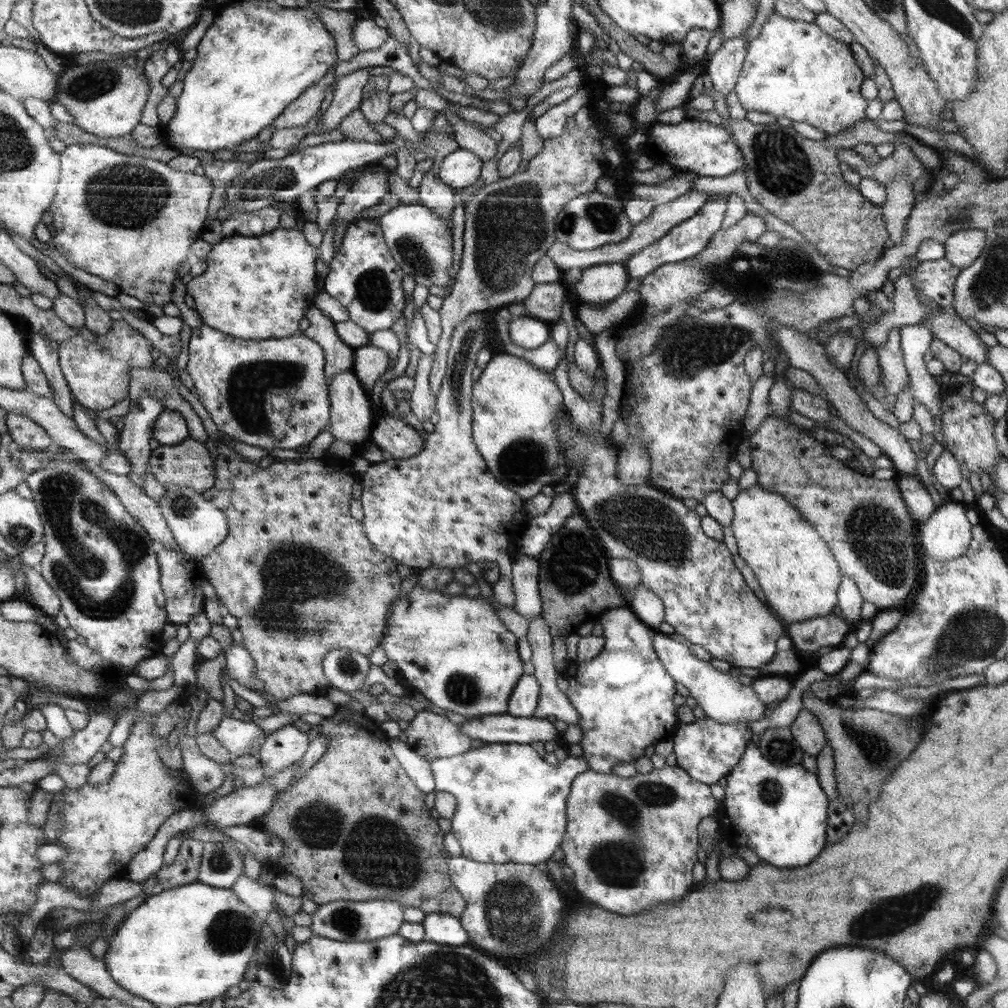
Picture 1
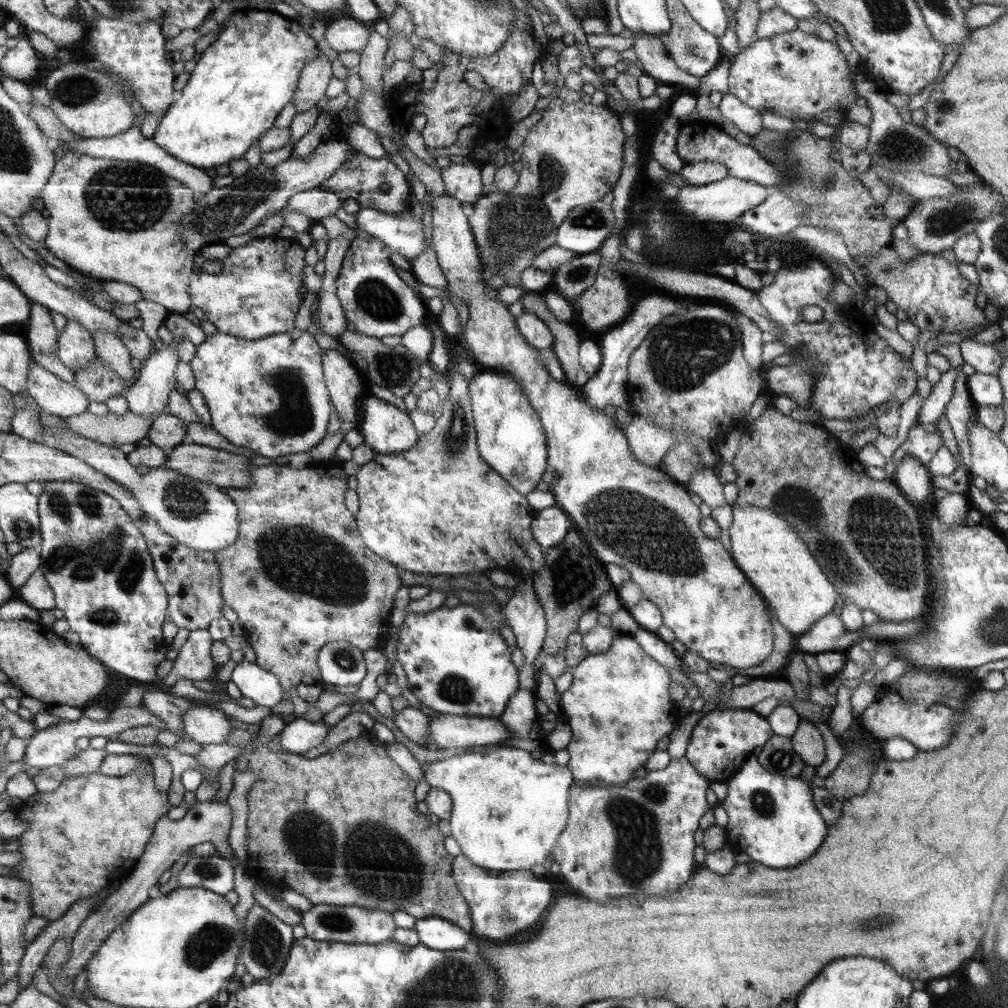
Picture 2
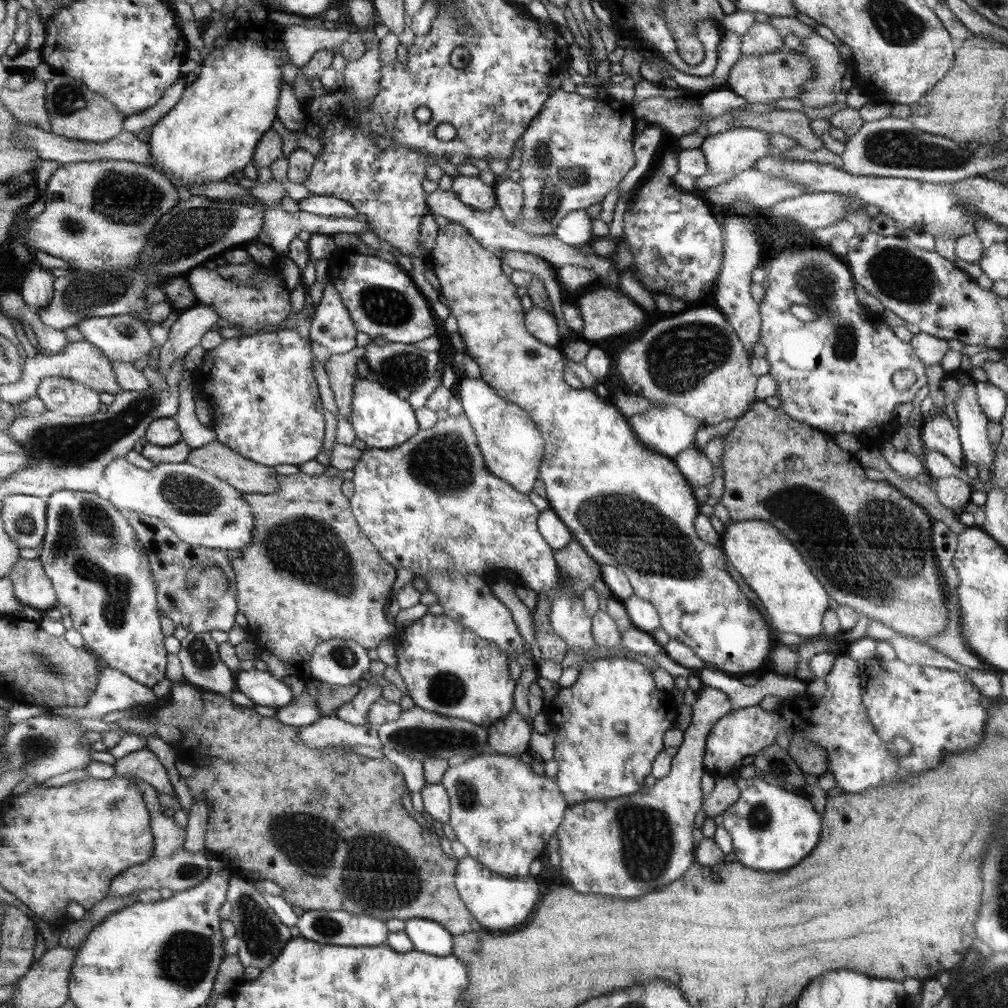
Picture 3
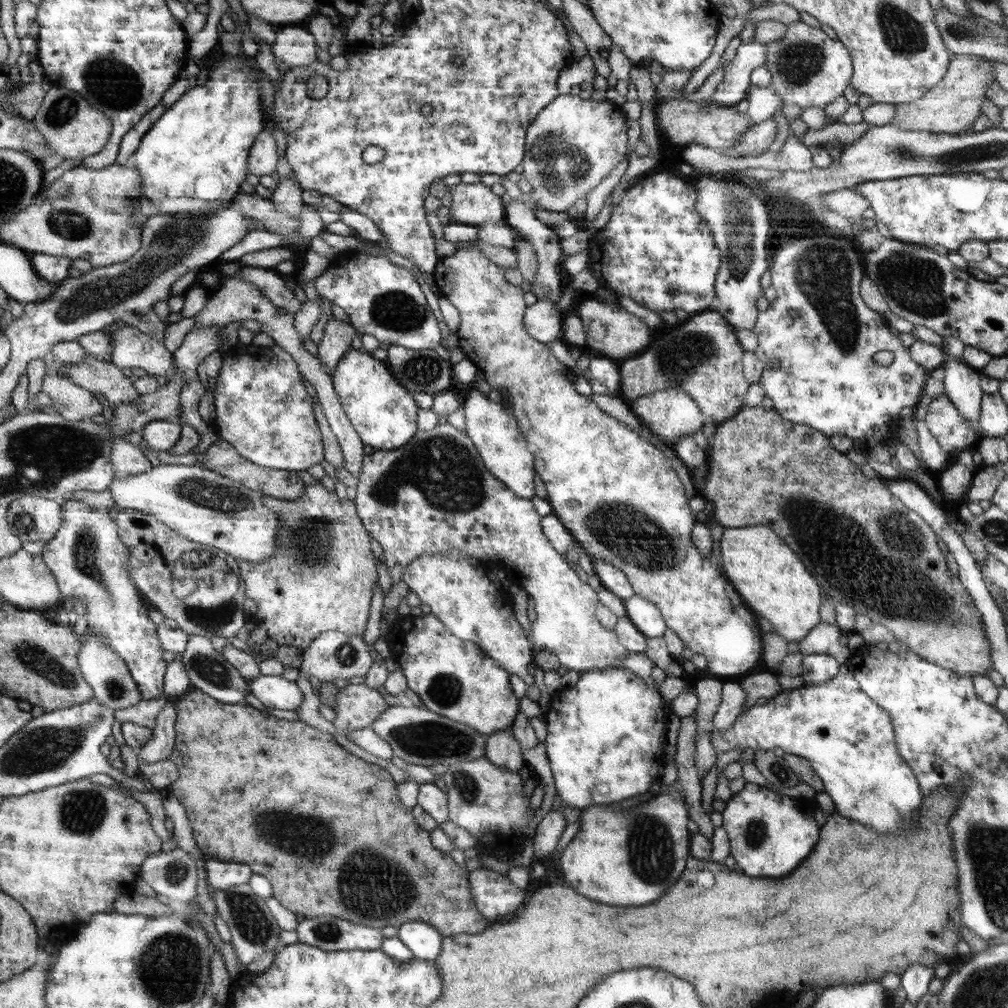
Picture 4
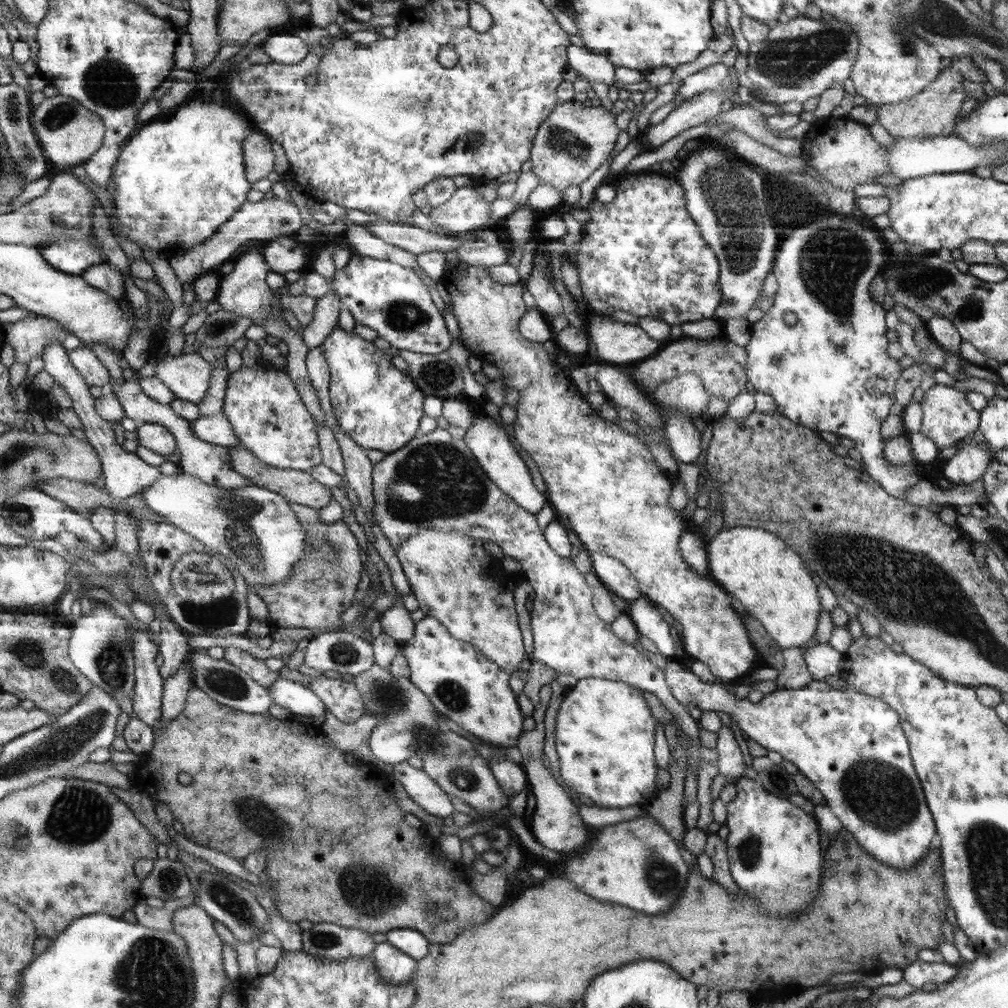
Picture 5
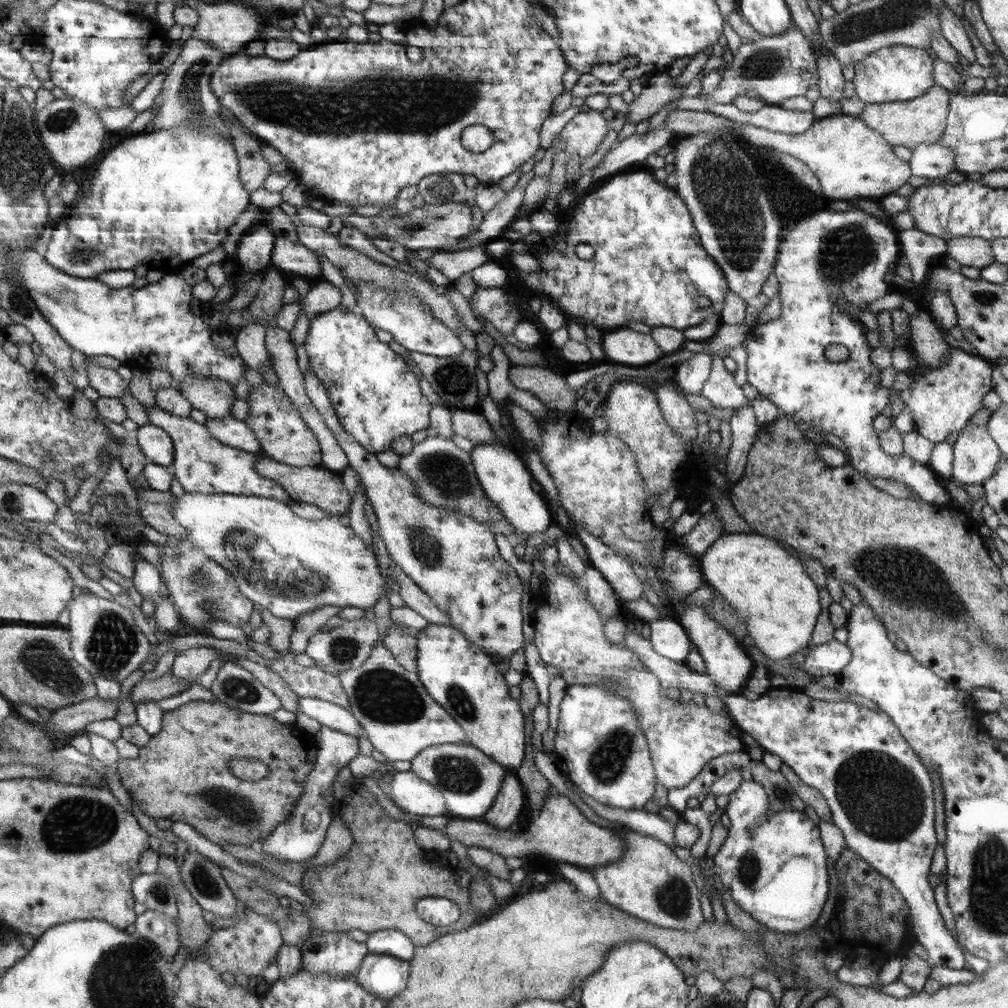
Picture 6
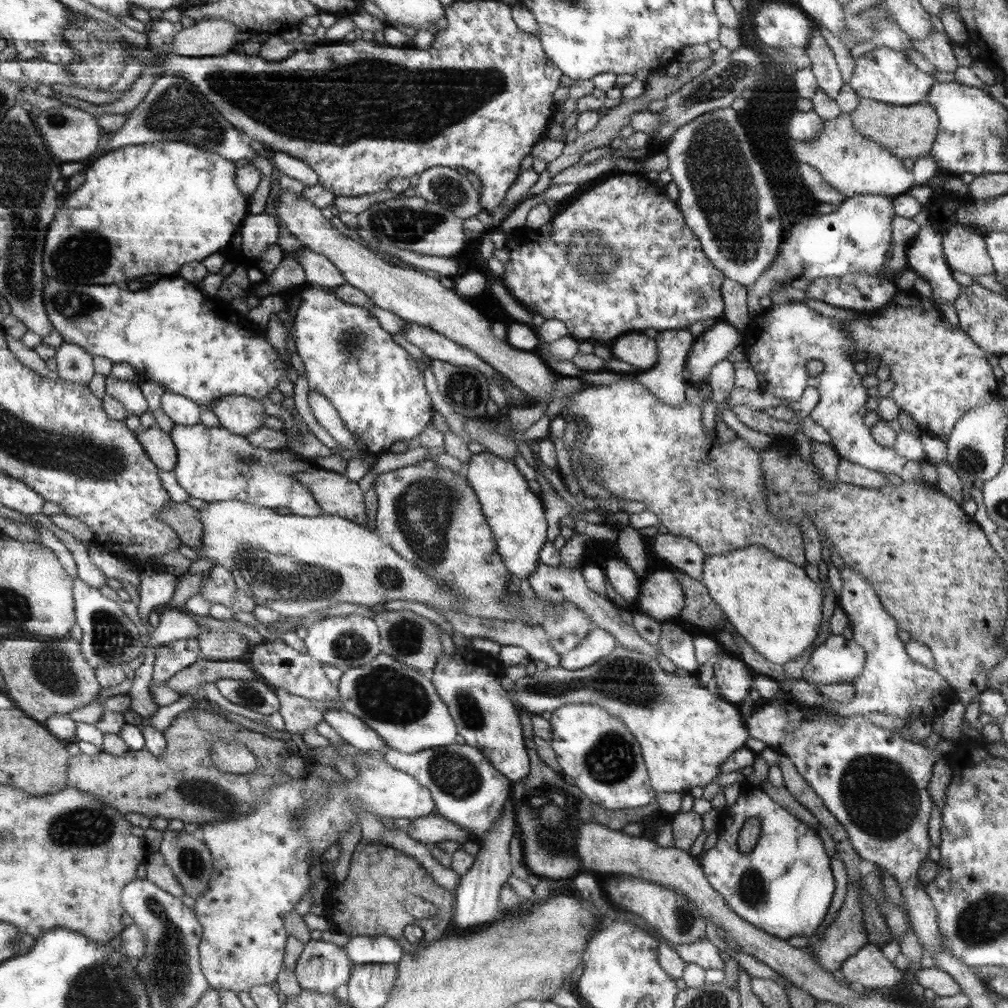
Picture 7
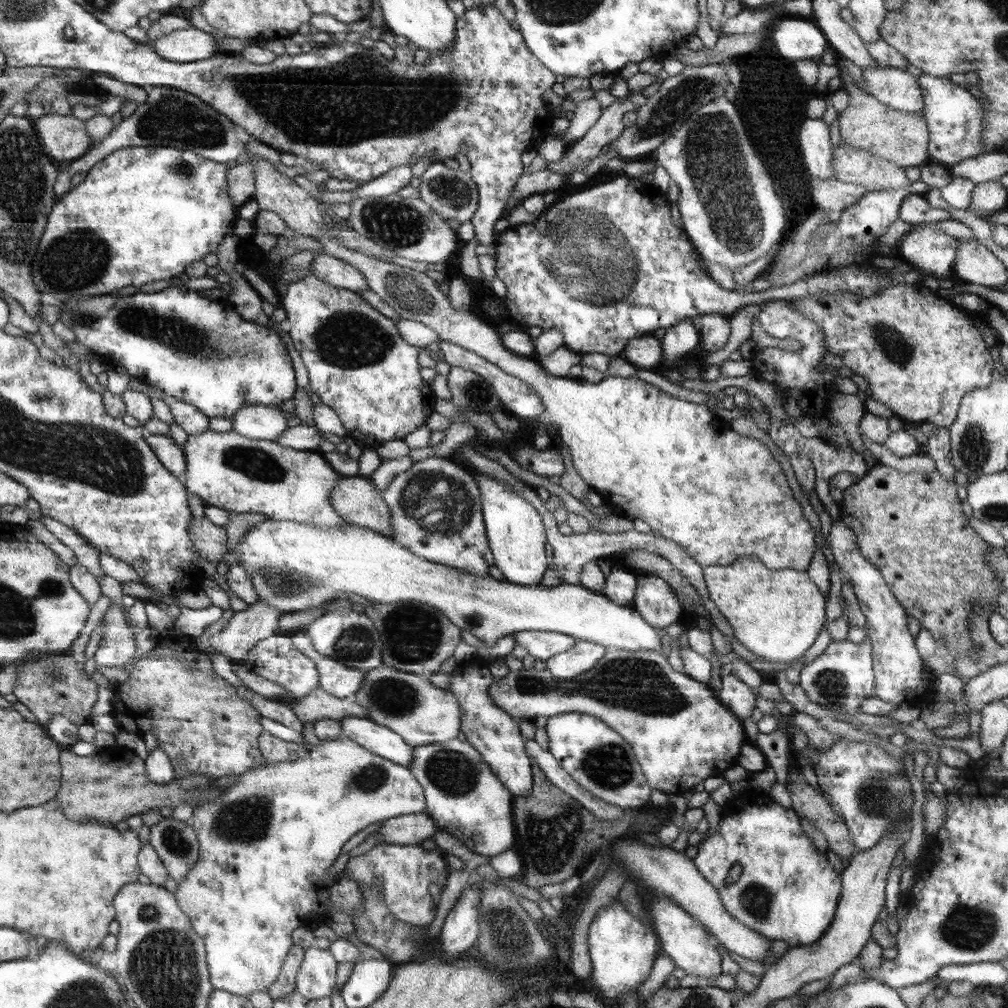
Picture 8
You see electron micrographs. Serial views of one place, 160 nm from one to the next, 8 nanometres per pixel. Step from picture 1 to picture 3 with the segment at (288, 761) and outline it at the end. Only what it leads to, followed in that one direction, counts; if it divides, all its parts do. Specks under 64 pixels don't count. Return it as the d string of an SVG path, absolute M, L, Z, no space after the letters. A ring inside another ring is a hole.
M335 715L320 717L314 725L304 726L300 730L299 734L308 748L328 746L350 748L364 745L382 750L383 746L376 727L350 725Z

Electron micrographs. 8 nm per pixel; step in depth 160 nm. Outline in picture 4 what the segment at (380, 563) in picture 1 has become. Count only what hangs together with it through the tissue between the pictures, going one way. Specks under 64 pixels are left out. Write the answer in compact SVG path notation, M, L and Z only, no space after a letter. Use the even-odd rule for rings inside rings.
M308 484L307 491L304 496L296 498L296 500L279 500L276 498L268 498L265 496L264 503L269 508L275 510L276 514L280 516L280 522L283 522L283 526L280 527L280 534L278 535L279 548L276 554L271 559L264 559L260 563L251 563L240 559L239 565L241 575L244 580L244 592L248 594L248 599L254 601L257 606L256 620L254 624L256 627L264 628L267 630L267 635L278 646L296 646L300 650L305 651L314 642L318 635L322 635L326 631L343 632L349 635L362 636L366 632L366 624L368 624L368 614L370 614L370 602L372 602L372 594L374 594L374 584L378 580L378 574L376 574L376 560L372 556L372 548L370 548L370 536L368 536L367 528L362 526L362 520L358 518L359 514L356 514L354 510L354 503L352 498L348 500L340 500L335 492L330 492L326 486L322 484Z

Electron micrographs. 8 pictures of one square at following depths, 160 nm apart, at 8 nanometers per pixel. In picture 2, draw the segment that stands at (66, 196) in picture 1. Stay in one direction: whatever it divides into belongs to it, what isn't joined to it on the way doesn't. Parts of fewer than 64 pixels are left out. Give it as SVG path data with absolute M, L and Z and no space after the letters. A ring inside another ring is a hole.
M74 151L57 160L41 198L49 228L44 242L60 261L68 263L81 274L131 284L138 288L144 299L157 302L170 312L185 313L190 310L192 300L188 282L191 282L194 252L184 248L179 220L196 208L200 193L168 176L155 165L96 158Z

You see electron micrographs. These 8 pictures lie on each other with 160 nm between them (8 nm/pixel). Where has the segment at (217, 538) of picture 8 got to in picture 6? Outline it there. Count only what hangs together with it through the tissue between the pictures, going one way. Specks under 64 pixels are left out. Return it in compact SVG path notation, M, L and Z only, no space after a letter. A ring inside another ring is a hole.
M138 490L137 499L140 514L143 514L147 524L156 531L170 537L190 536L188 530L172 517L171 501L174 497L170 491Z

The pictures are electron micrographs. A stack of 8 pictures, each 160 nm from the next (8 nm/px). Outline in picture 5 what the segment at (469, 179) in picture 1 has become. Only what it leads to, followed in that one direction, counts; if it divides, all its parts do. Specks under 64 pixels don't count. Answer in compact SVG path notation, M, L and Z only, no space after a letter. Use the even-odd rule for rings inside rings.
M474 186L459 187L444 204L433 207L428 216L432 217L438 232L450 231L452 234L464 234L464 232L489 228L494 223L490 218L490 205L491 203L484 200Z

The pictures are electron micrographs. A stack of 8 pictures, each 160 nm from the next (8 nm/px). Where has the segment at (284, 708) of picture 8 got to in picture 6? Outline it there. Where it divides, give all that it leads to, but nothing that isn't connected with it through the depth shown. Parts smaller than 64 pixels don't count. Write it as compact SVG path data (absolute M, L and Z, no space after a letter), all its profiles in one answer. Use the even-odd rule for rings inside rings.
M222 662L209 689L218 701L247 713L270 715L283 708L274 692L236 663Z

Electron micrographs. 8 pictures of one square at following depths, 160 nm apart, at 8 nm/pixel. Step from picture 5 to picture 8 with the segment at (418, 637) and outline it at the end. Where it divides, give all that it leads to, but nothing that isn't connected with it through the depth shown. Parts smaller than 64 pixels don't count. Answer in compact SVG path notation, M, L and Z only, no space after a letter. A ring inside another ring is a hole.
M458 665L451 673L449 690L458 697L462 707L462 731L467 741L482 755L484 762L504 783L513 796L530 794L533 785L532 758L526 749L526 739L518 728L519 720L506 712L492 700L490 688L494 683L486 666Z

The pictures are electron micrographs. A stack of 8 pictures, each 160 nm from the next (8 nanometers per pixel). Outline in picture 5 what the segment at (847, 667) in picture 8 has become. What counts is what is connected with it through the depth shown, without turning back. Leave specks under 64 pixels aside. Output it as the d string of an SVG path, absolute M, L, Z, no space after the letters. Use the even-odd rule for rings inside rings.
M829 643L810 644L804 648L803 659L814 679L824 681L828 676L840 674L845 666L845 655Z

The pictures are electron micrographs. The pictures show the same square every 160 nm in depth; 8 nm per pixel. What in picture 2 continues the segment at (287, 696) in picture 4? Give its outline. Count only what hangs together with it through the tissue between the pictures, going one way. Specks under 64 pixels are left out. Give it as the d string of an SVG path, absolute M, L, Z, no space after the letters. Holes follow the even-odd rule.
M247 659L236 663L230 680L238 686L243 696L251 698L257 705L268 706L270 709L284 696L278 677Z

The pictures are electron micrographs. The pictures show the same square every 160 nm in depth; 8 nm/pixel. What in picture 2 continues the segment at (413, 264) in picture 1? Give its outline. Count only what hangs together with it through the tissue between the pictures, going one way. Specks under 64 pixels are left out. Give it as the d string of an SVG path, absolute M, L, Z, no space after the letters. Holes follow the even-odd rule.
M360 206L355 217L359 228L368 232L370 236L379 238L391 249L391 253L401 255L410 263L426 251L427 238L422 219L411 211L395 215L380 209Z

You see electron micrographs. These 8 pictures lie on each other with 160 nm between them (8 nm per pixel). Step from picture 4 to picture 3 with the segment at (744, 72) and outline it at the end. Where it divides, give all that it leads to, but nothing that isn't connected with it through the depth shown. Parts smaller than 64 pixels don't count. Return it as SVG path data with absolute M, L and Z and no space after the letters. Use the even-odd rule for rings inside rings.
M755 22L742 40L742 55L770 54L785 46L778 30L769 22Z

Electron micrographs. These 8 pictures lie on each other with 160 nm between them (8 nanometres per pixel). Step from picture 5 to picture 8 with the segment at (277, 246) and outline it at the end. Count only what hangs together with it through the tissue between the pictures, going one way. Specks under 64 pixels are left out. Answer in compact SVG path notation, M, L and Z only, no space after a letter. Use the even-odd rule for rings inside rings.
M316 253L311 262L311 274L320 280L335 285L336 288L348 288L354 292L369 289L363 274L355 266L327 253Z

